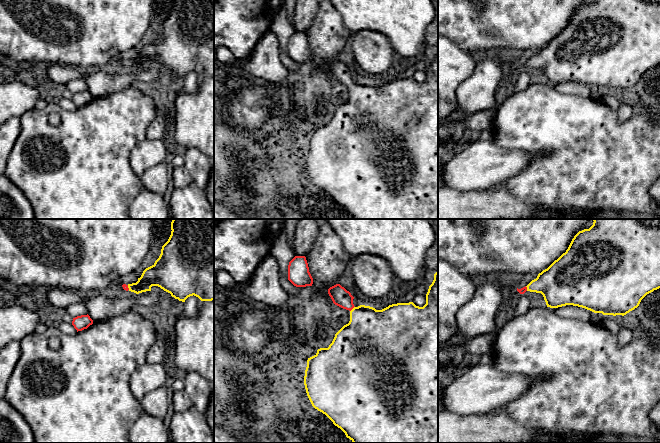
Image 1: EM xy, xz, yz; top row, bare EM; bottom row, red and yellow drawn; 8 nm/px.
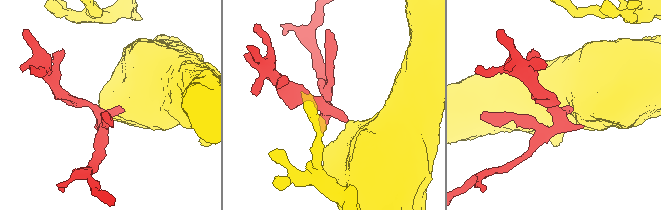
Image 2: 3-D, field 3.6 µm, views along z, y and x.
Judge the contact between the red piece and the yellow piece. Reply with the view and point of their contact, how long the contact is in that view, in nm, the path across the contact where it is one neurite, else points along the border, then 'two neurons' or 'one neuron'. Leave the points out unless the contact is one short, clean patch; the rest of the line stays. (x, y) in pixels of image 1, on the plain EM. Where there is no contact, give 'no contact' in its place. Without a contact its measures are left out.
contact xz (352, 84); length 60 nm; way xz (340, 72), (352, 84), (370, 109); one neuron

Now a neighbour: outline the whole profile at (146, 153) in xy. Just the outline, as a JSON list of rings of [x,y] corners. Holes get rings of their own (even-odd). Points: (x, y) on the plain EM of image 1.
[[[167,140],[139,141],[130,153],[130,165],[134,173],[141,177],[150,167],[163,162],[169,162],[171,148]]]

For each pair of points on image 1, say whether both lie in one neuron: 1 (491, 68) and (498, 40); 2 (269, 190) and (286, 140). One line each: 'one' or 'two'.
1: two
2: two

